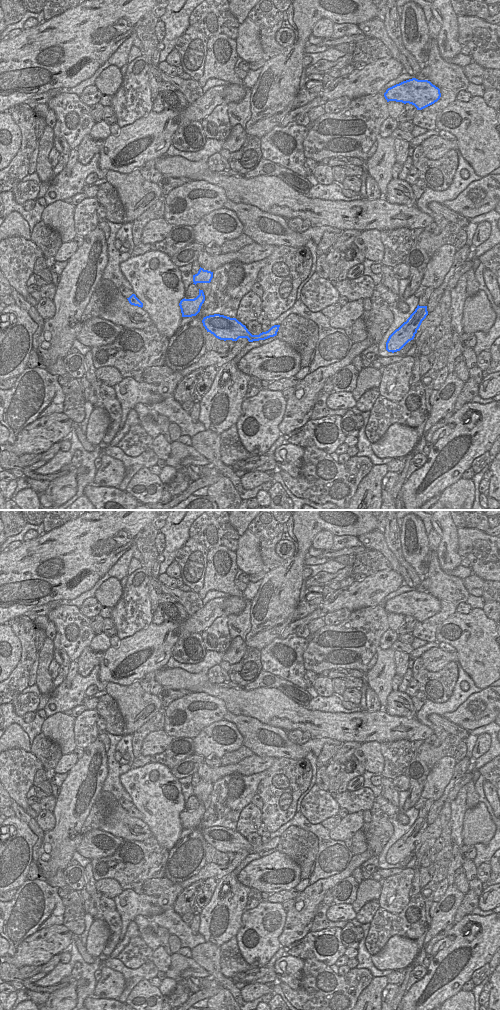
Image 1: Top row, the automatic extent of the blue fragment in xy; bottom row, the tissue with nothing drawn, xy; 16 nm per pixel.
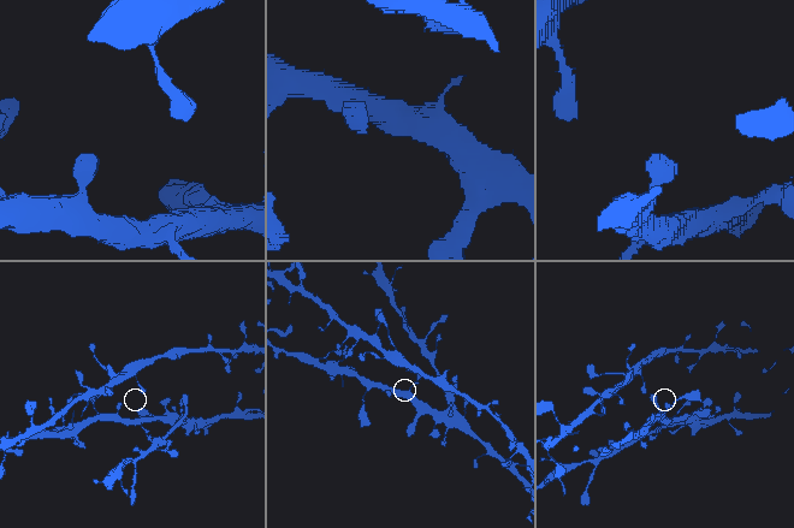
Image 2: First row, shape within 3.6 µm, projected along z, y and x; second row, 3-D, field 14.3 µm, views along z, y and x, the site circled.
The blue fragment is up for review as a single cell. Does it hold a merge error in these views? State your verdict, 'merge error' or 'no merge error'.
no merge error

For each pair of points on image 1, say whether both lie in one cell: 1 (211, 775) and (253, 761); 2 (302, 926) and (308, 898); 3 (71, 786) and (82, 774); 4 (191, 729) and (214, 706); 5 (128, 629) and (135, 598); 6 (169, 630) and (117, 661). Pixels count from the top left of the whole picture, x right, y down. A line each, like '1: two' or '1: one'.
1: one
2: one
3: one
4: one
5: one
6: one

